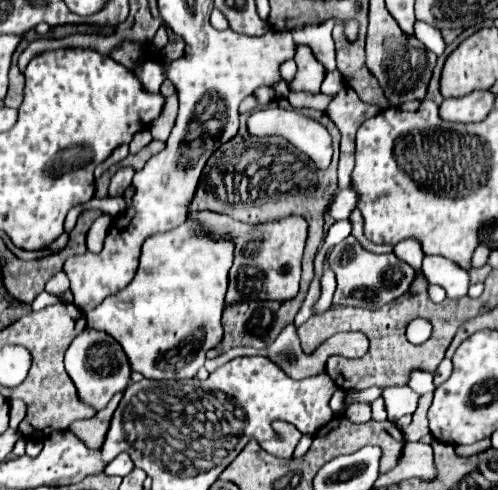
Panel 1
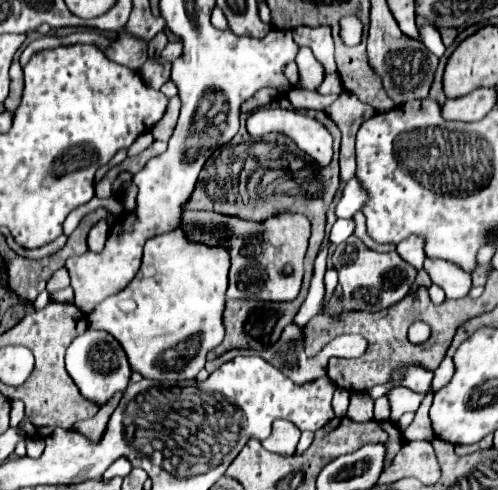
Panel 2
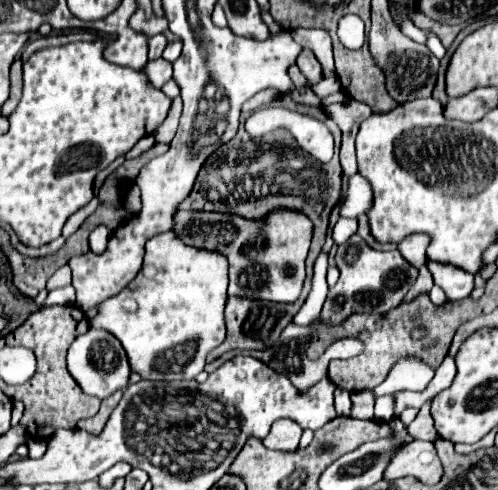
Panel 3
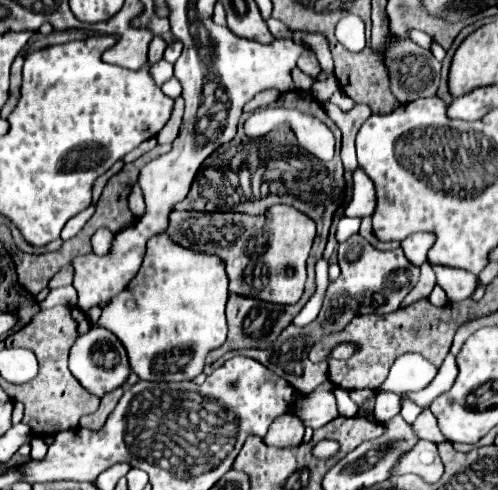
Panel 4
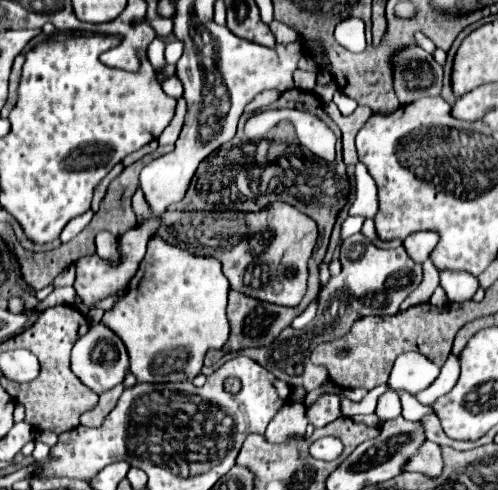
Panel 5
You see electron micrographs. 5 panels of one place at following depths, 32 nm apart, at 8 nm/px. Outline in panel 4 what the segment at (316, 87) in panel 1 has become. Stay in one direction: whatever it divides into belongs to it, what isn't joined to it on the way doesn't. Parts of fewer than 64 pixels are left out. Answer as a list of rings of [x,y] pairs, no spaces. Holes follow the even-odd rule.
[[[308,48],[302,52],[302,56],[300,56],[300,60],[298,60],[298,68],[300,68],[304,74],[308,74],[312,80],[318,80],[318,74],[322,72],[322,70],[320,70],[320,64],[318,64],[318,60],[316,60],[316,56],[314,56],[314,52],[308,50]]]

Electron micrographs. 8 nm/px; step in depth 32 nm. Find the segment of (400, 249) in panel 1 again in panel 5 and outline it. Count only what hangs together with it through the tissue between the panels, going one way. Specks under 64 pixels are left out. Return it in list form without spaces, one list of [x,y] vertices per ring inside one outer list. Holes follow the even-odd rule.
[[[414,232],[402,244],[404,244],[408,256],[412,256],[412,260],[422,264],[428,260],[428,254],[436,246],[436,242],[438,242],[436,232]]]

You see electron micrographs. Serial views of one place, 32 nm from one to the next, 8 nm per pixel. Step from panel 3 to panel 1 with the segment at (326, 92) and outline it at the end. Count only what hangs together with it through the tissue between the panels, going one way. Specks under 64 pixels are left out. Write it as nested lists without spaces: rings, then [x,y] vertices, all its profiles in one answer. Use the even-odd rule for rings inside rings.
[[[332,70],[332,72],[326,74],[320,92],[322,92],[322,94],[328,94],[328,96],[334,96],[342,86],[344,86],[344,80],[342,80],[340,72],[338,72],[338,70]]]

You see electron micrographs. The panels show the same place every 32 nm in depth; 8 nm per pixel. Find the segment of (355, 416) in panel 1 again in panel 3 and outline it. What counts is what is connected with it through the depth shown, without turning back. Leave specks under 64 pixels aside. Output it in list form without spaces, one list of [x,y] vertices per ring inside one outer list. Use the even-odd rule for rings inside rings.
[[[370,390],[352,392],[352,418],[358,420],[372,420],[374,418],[374,396]]]

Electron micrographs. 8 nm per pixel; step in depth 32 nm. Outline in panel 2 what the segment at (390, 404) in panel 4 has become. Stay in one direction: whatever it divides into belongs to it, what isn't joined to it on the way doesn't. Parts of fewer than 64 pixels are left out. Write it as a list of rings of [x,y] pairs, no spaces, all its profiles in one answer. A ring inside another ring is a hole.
[[[382,396],[374,402],[374,420],[388,420],[388,416],[390,416],[388,400],[386,400],[386,396]]]

